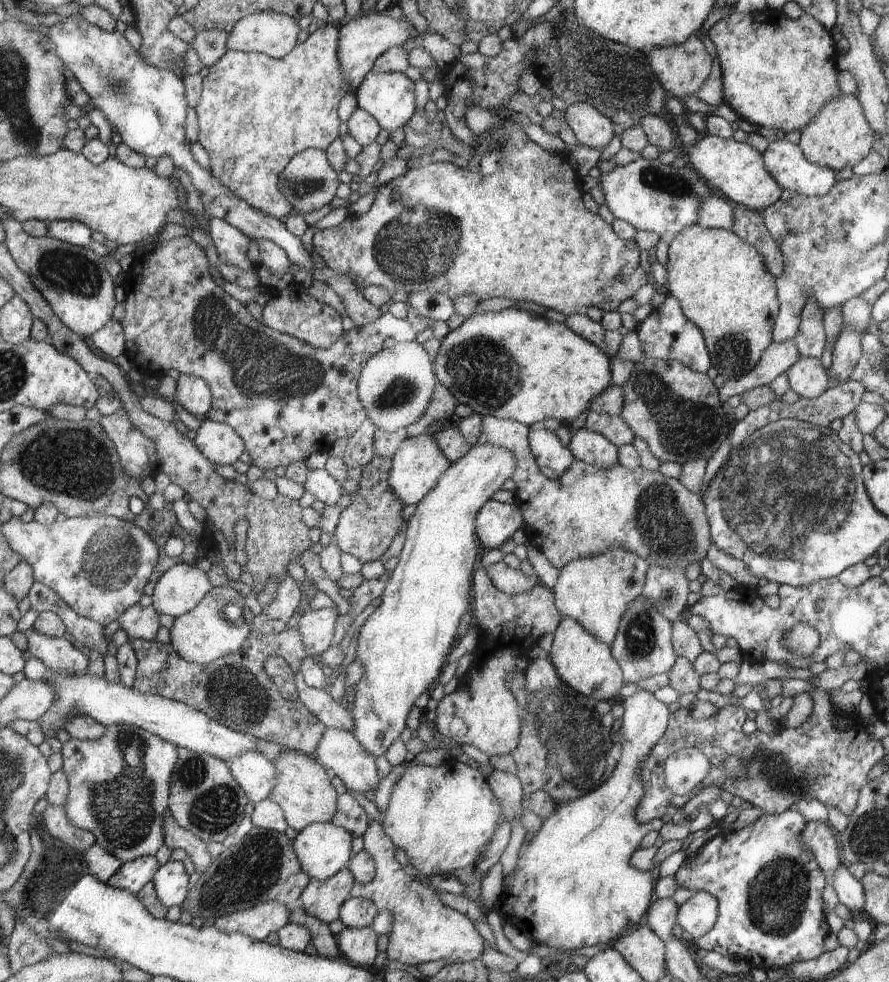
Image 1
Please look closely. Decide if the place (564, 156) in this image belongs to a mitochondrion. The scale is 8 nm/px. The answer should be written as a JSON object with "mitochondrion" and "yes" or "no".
{"mitochondrion":"no"}

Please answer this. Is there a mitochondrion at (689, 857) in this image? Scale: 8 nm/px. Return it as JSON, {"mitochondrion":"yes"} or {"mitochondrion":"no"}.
{"mitochondrion":"no"}

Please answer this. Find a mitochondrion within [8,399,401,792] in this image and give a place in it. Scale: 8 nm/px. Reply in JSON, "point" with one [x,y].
{"point":[58,462]}

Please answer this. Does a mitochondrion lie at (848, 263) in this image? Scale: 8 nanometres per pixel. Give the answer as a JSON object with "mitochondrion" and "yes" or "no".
{"mitochondrion":"yes"}

